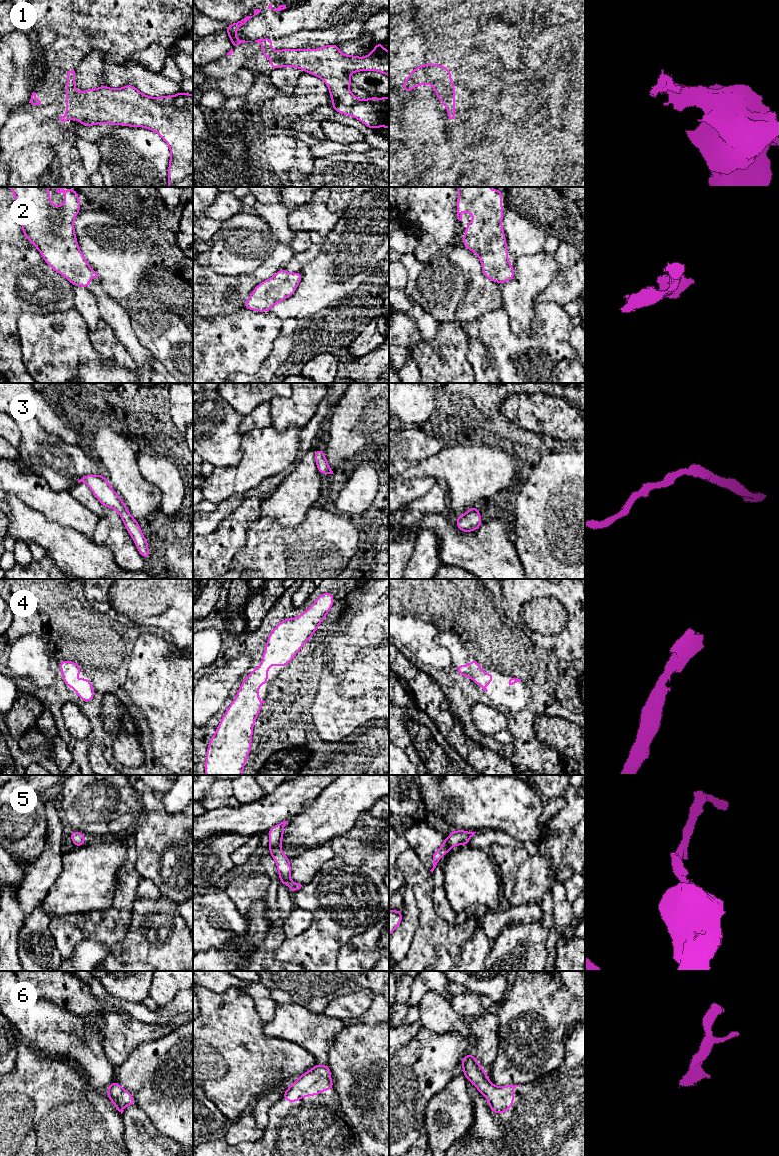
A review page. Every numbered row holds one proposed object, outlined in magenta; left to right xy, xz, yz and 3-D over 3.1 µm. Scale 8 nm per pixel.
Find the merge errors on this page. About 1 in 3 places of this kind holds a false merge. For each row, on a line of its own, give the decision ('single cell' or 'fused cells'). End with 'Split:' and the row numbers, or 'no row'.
1: fused cells
2: single cell
3: single cell
4: single cell
5: single cell
6: single cell
Split: 1

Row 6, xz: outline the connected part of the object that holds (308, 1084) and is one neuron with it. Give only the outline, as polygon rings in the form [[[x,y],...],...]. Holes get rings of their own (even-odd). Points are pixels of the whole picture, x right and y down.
[[[316,1063],[286,1089],[283,1099],[288,1103],[297,1102],[306,1096],[316,1096],[323,1094],[324,1090],[334,1089],[330,1074],[331,1069],[328,1065]]]

